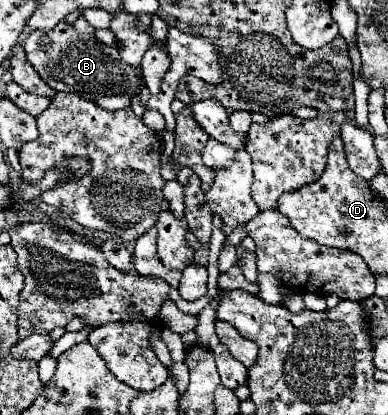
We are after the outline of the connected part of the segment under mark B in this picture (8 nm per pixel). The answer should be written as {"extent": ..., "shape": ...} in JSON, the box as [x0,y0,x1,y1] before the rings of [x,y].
{"extent":[24,20,142,112],"shape":[[[64,20],[58,22],[54,30],[30,32],[24,40],[24,50],[28,62],[52,90],[76,92],[78,96],[84,96],[84,100],[92,100],[102,108],[108,108],[110,112],[128,108],[132,94],[142,86],[142,80],[136,76],[134,68],[120,58],[116,48],[108,48],[92,34],[78,32]]]}

